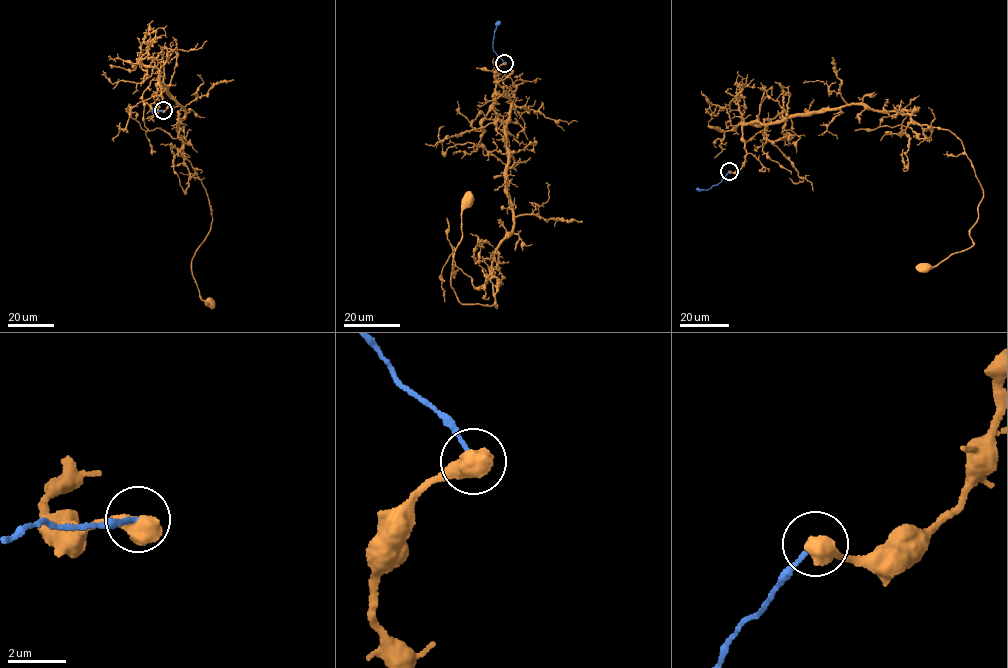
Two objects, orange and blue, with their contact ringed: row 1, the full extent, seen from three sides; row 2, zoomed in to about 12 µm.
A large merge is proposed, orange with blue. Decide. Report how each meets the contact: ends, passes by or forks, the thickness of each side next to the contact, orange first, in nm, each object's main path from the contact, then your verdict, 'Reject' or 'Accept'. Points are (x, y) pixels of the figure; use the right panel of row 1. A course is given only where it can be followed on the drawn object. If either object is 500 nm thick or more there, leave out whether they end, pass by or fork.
Thickness 800 nm (orange) against 140 nm. Course of orange: (729, 171), (741, 167), (742, 127), (755, 122), (860, 103), (946, 129), (983, 197), (973, 245), (923, 269). Course of blue: (729, 171), (717, 184), (706, 190), (696, 189). Reject

